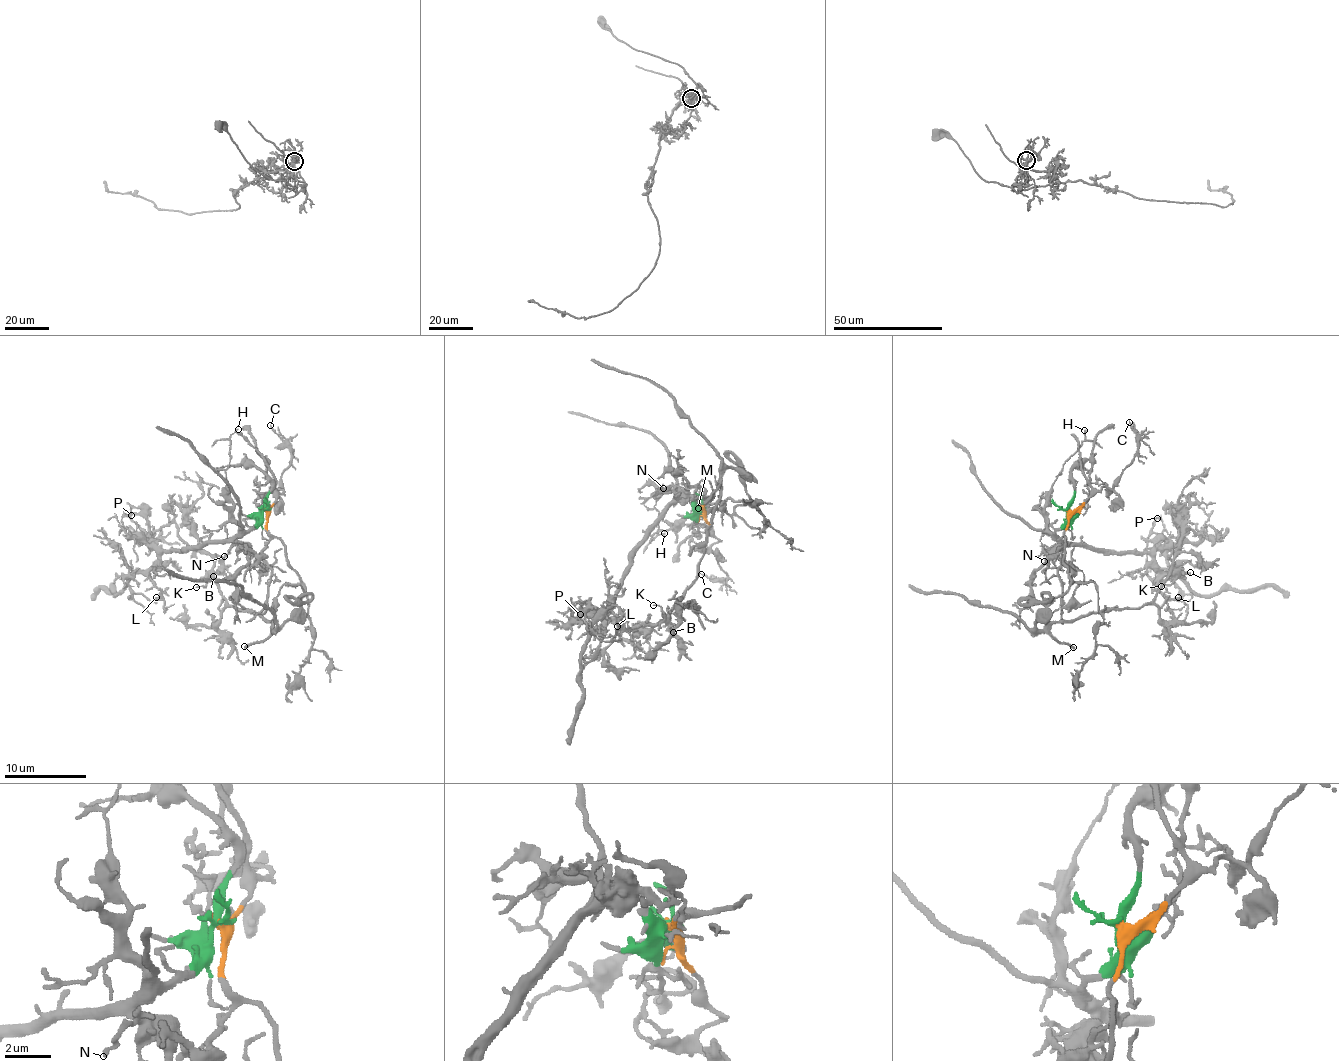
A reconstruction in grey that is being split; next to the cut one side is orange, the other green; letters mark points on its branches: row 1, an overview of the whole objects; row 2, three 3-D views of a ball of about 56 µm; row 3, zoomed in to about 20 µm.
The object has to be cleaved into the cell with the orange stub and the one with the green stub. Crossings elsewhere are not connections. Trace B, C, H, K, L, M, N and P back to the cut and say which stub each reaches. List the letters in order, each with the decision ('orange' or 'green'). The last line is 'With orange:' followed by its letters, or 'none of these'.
B: orange
C: orange
H: green
K: orange
L: green
M: orange
N: green
P: green
With orange: B, C, K, M

